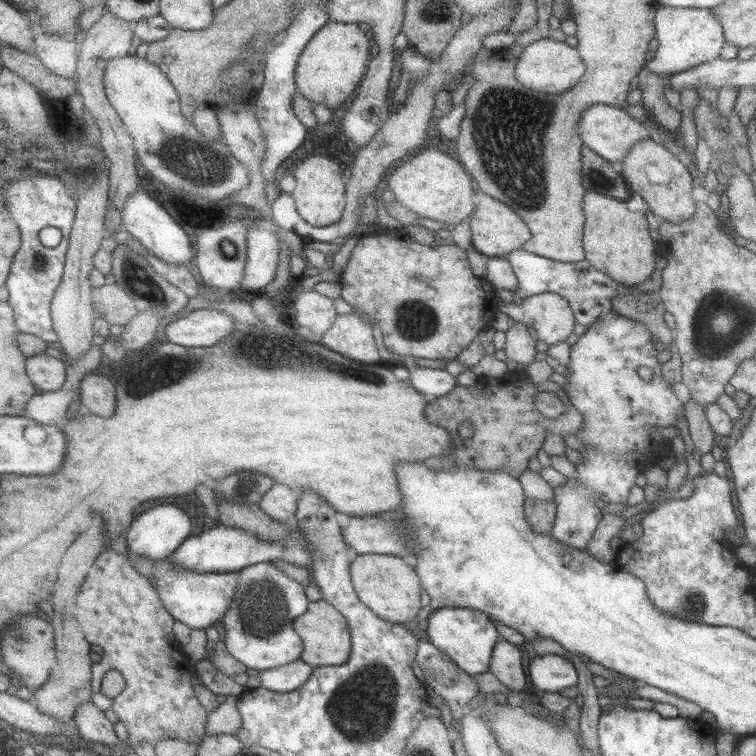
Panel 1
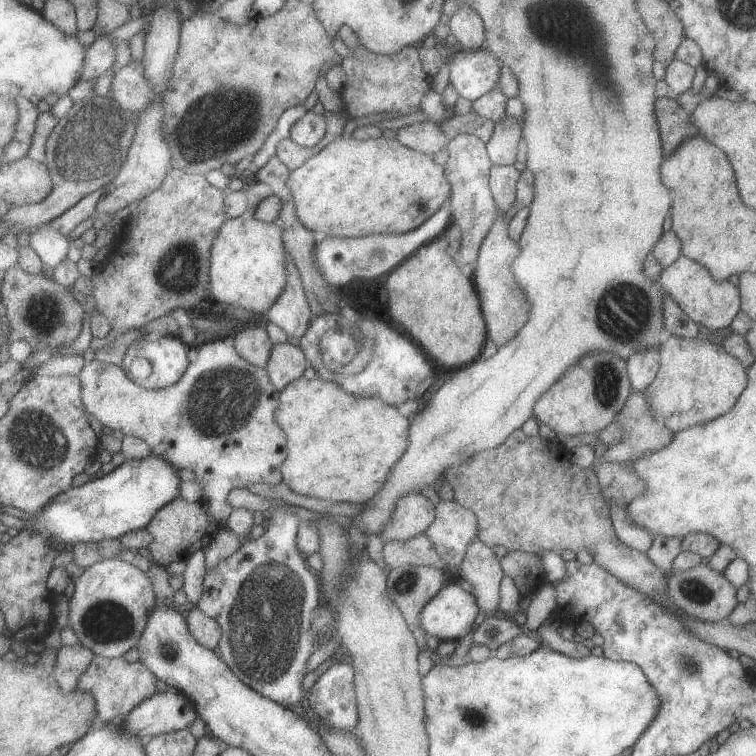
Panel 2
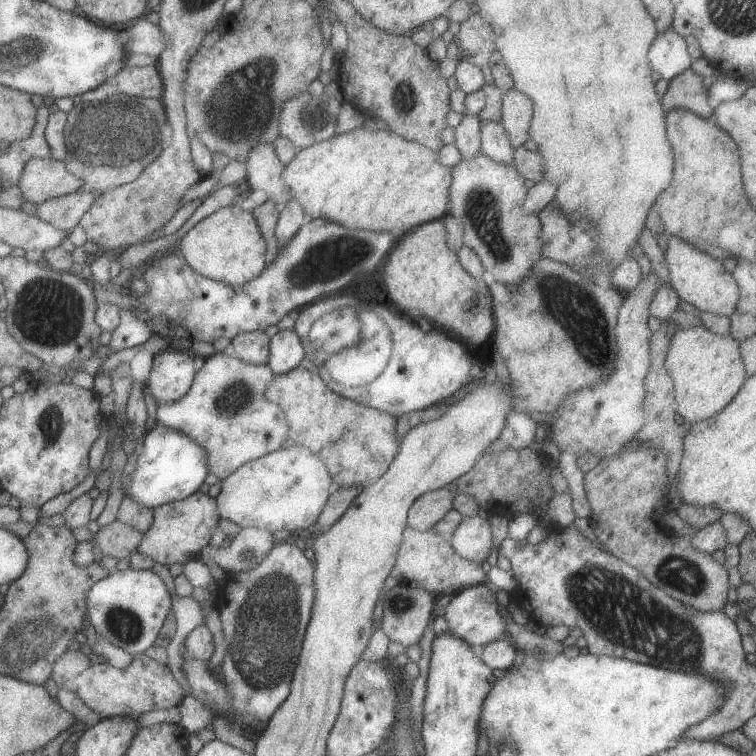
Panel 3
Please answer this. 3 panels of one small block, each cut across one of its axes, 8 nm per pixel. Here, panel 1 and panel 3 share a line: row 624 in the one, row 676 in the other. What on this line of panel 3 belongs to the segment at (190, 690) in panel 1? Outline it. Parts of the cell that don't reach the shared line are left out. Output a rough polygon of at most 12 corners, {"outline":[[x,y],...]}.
{"outline":[[92,664],[76,692],[102,718],[179,707],[168,664]]}

